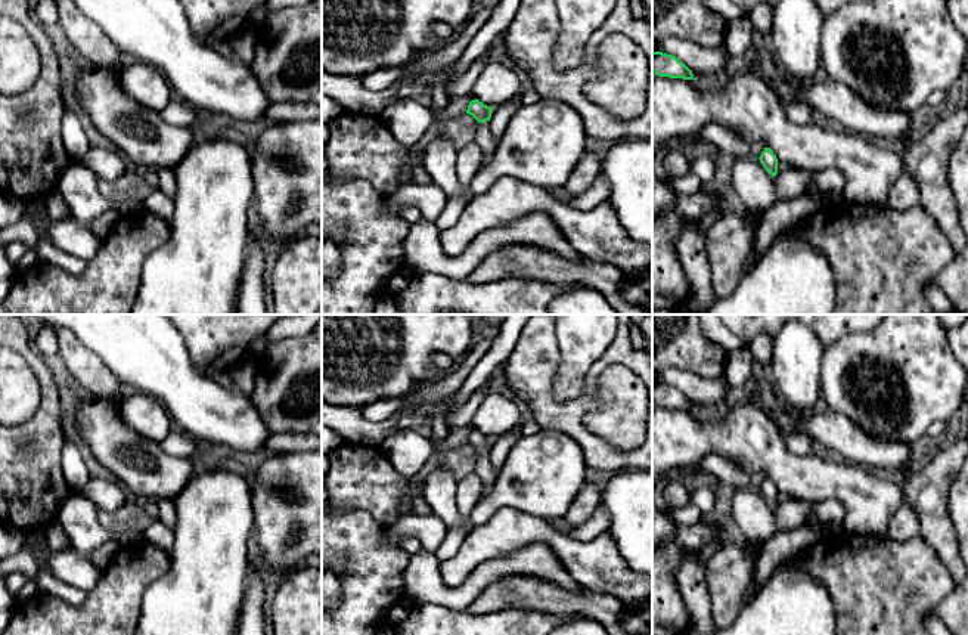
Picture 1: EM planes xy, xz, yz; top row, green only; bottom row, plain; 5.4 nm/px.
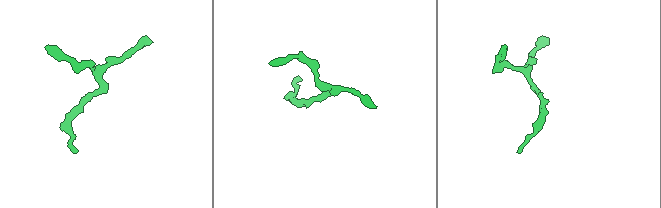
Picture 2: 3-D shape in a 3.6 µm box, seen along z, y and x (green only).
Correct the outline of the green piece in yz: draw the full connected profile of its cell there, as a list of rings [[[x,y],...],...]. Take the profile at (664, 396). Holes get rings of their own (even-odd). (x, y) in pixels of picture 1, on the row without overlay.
[[[652,382],[652,402],[660,408],[695,411],[692,402],[676,387]]]

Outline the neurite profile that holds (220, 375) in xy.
[[[215,365],[210,366],[205,374],[215,382],[224,385],[226,388],[235,388],[233,377],[230,369],[223,369]]]

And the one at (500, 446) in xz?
[[[514,428],[503,436],[493,439],[488,458],[491,468],[496,473],[503,467],[511,449],[516,444],[521,436],[521,431]]]

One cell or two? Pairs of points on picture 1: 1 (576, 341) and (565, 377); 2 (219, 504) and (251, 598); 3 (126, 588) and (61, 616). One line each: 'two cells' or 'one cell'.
1: one cell
2: two cells
3: one cell

